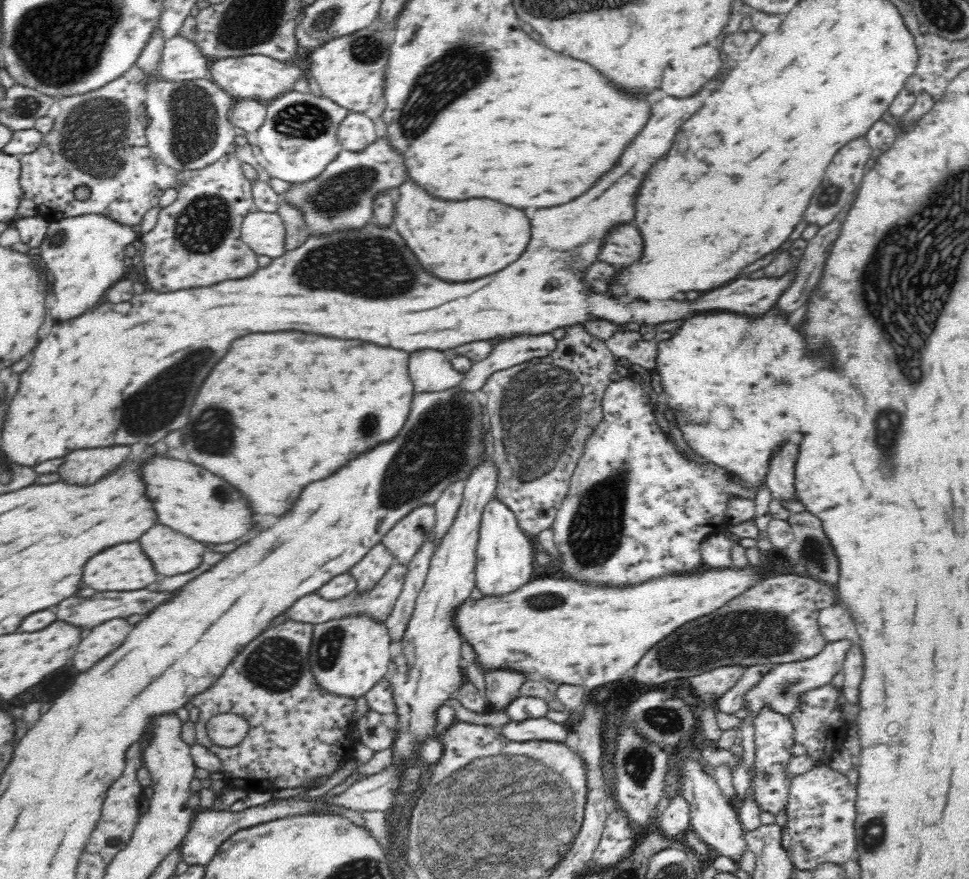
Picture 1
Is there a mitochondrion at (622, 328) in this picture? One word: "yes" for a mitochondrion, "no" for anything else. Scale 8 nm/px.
no

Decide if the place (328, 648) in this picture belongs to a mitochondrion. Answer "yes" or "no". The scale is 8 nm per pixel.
yes

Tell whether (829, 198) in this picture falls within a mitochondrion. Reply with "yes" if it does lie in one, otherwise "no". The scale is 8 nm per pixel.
yes

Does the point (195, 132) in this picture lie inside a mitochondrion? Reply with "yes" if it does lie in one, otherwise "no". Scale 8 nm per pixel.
yes

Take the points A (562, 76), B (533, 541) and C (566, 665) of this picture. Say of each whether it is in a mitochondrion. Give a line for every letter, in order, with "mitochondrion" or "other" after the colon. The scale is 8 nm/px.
A: other
B: other
C: other

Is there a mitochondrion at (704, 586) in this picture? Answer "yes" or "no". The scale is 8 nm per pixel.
no

